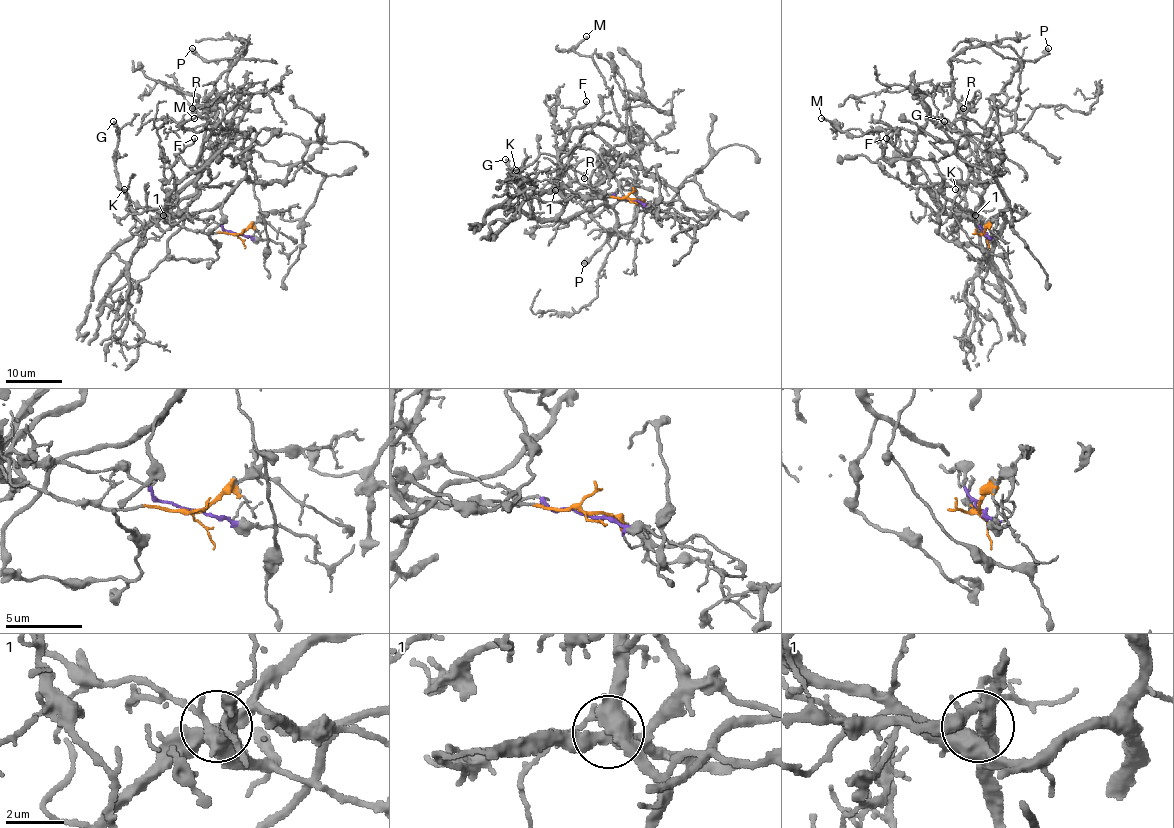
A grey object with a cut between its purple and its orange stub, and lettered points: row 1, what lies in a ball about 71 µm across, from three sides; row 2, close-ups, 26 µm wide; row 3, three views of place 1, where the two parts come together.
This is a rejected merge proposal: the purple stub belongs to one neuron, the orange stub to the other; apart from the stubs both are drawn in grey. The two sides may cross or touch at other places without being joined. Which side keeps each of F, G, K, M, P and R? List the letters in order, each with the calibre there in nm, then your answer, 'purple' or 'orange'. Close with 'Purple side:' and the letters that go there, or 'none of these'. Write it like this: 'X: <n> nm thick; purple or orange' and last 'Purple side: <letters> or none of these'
F: 150 nm thick; purple
G: 240 nm thick; purple
K: 170 nm thick; purple
M: 170 nm thick; orange
P: 340 nm thick; purple
R: 160 nm thick; orange
Purple side: F, G, K, P

